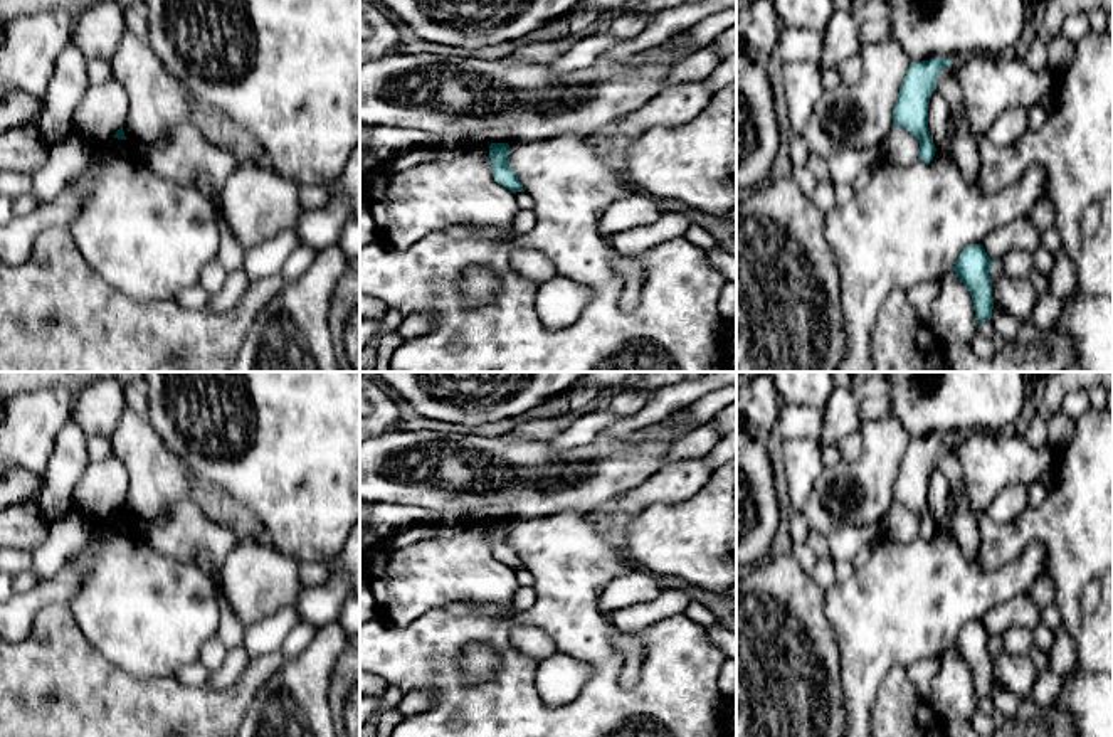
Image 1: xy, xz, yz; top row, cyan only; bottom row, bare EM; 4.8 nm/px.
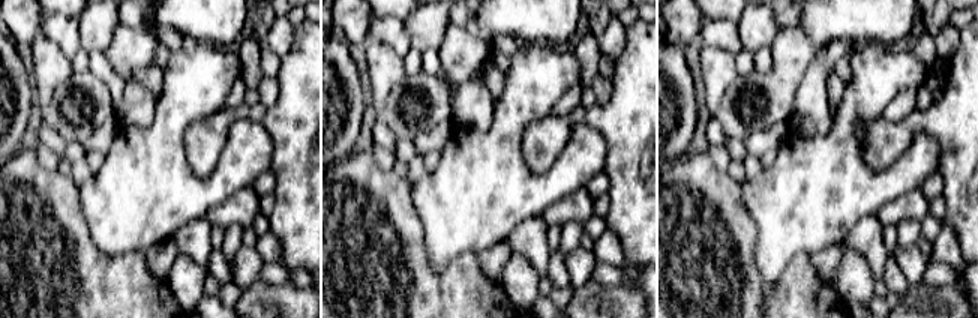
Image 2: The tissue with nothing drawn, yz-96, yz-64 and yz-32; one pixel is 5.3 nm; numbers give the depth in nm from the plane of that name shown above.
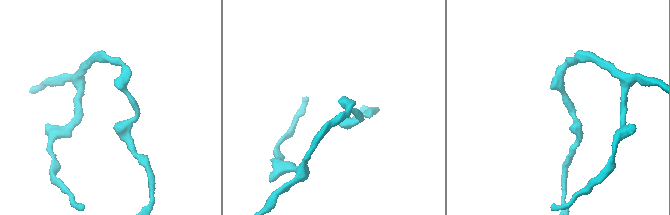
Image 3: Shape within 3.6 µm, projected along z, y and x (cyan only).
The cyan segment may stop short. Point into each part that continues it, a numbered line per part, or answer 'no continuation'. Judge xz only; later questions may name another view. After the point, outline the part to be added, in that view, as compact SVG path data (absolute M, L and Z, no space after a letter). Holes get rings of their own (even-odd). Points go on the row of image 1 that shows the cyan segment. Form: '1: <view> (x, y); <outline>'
no continuation

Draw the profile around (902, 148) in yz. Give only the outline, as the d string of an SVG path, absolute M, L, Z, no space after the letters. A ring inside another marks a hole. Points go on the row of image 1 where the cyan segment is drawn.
M893 126L879 150L879 162L906 167L918 160L920 140L905 128Z

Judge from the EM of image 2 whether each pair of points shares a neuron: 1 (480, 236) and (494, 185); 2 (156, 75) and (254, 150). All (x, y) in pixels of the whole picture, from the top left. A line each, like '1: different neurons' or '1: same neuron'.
1: same neuron
2: different neurons

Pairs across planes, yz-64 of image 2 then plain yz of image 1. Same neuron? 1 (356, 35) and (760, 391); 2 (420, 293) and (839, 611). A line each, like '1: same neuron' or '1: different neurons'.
1: same neuron
2: different neurons

